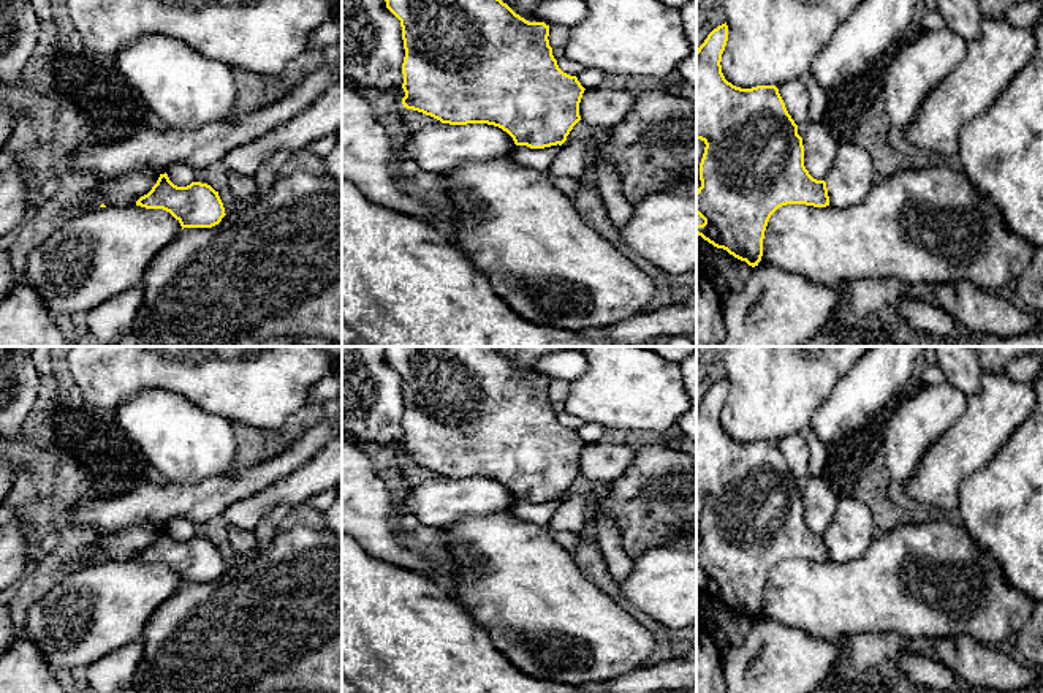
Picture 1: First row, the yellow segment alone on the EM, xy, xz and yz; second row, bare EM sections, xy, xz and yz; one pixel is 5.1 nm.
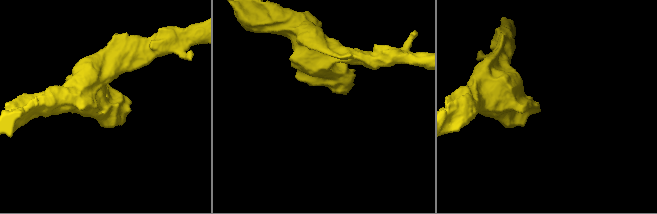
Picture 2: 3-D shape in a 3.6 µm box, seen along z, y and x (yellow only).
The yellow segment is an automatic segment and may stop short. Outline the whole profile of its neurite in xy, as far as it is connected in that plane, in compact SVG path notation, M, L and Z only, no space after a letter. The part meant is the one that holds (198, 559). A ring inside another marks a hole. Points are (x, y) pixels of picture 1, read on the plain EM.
M160 528L152 544L136 555L146 563L169 566L184 582L212 582L226 570L223 557L210 540L192 536L187 541L174 540L168 528Z

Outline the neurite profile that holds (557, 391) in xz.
M549 380L549 400L552 403L563 403L567 394L570 389L570 383L563 381L563 380Z

